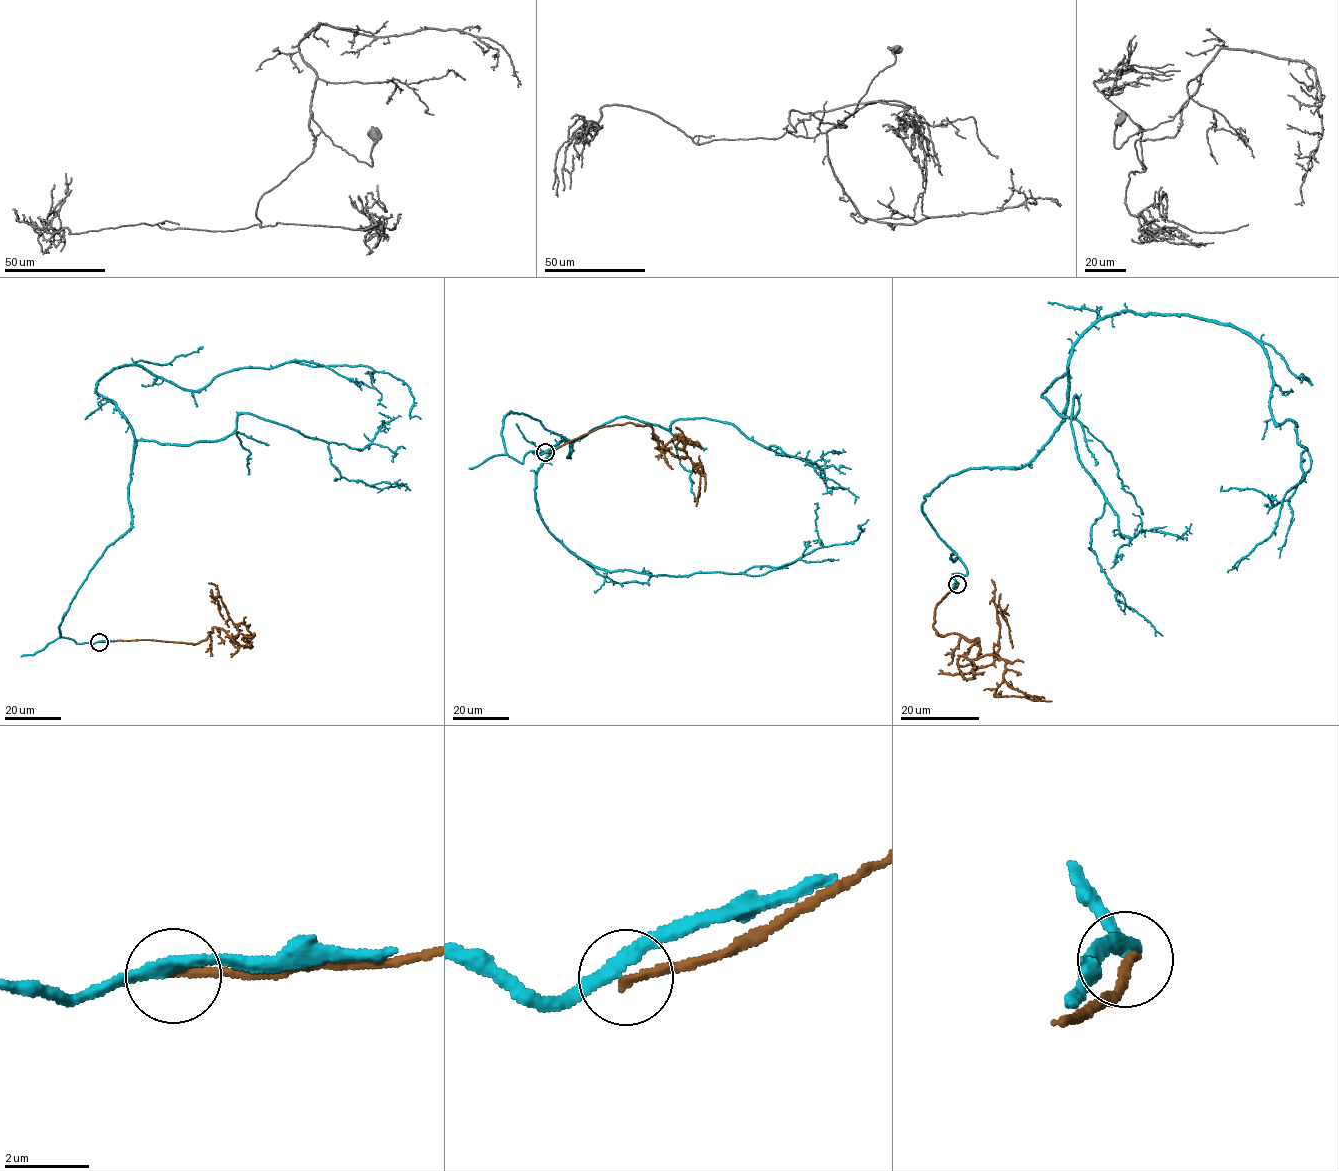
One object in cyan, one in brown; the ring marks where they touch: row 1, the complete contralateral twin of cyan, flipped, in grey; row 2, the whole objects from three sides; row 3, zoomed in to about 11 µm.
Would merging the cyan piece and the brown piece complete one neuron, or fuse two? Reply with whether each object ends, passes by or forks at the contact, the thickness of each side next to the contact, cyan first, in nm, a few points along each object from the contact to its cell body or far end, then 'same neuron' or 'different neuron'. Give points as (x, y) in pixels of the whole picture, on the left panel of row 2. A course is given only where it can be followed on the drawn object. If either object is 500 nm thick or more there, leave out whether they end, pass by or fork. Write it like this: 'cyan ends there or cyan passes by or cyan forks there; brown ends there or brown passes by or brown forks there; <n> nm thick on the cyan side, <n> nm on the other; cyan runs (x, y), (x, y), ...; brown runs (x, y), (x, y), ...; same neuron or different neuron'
cyan passes by; brown ends there; 280 nm thick on the cyan side, 220 nm on the other; cyan runs (99, 642), (59, 625), (131, 527), (134, 435), (104, 374), (198, 390), (296, 360), (369, 366), (421, 418); brown runs (99, 642), (199, 643), (217, 627), (234, 643), (230, 641), (238, 629), (219, 596), (215, 598), (224, 619); different neuron

